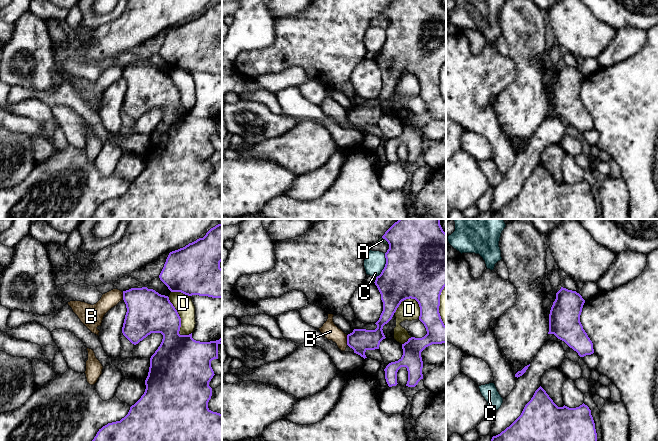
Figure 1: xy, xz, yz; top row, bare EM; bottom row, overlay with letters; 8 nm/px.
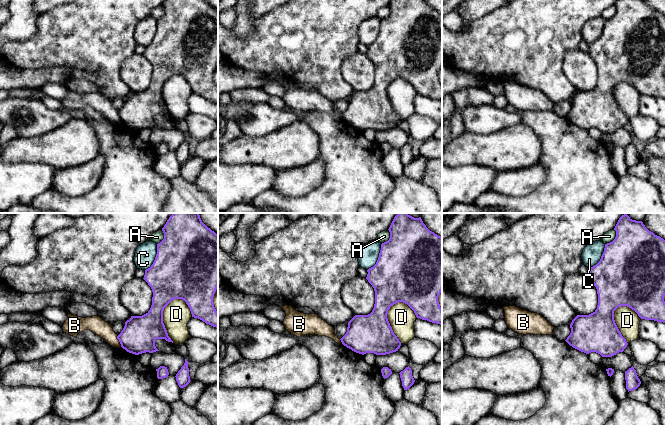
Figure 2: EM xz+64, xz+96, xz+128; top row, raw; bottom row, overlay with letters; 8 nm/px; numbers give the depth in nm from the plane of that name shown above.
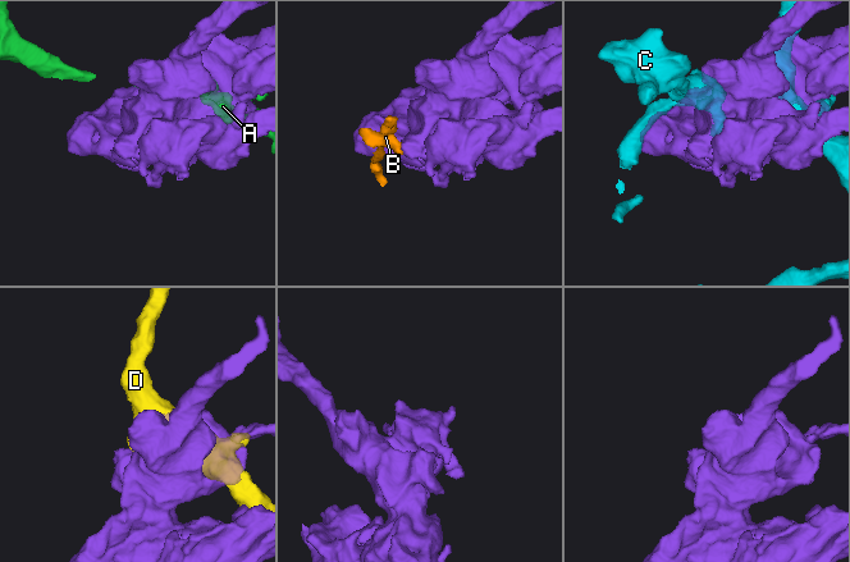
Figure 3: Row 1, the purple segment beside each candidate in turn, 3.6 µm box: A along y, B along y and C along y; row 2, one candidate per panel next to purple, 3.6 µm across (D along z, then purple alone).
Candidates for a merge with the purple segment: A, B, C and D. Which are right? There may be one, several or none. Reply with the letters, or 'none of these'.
none of these

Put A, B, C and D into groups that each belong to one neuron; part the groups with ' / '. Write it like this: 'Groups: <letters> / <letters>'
Groups: A / B / C / D

